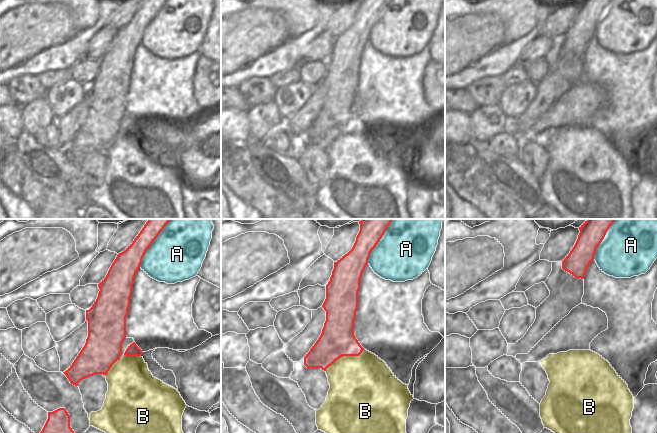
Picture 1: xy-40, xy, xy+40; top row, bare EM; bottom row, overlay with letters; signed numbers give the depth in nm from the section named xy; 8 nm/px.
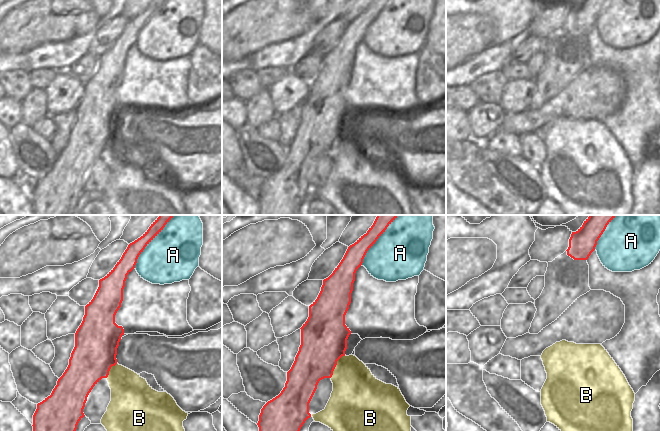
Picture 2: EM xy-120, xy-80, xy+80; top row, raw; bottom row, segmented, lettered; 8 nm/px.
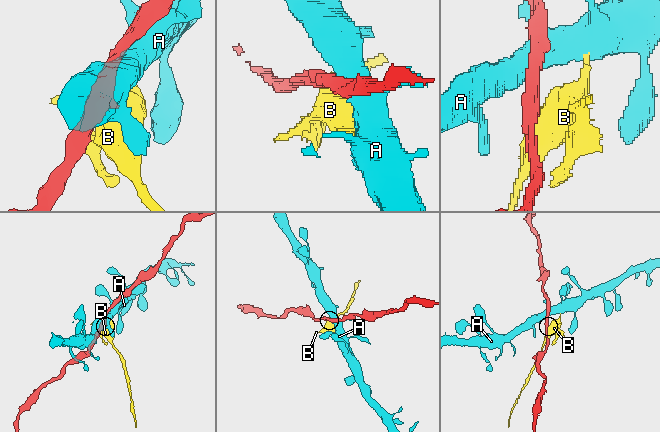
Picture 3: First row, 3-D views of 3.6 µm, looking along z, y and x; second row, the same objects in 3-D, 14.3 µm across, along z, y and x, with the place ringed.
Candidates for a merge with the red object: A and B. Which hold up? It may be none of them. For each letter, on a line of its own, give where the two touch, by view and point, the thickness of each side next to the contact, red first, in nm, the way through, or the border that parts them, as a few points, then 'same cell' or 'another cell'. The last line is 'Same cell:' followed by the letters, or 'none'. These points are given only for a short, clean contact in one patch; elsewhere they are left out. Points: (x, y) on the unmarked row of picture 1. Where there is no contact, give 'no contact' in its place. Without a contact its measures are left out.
A: meets red in xy-40 at (150, 21); 200 nm thick on the red side, 420 nm on the other; another cell
B: meets red in xy at (344, 131); 280 nm thick on the red side, 440 nm on the other; border along xy (364, 125), (358, 131), (343, 131), (339, 133), (325, 147); another cell
Same cell: none

